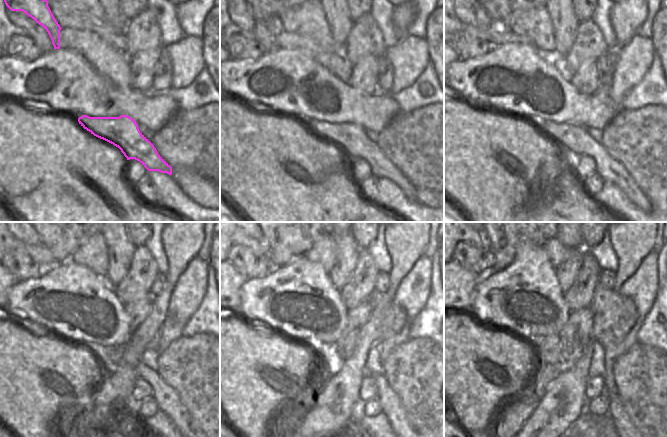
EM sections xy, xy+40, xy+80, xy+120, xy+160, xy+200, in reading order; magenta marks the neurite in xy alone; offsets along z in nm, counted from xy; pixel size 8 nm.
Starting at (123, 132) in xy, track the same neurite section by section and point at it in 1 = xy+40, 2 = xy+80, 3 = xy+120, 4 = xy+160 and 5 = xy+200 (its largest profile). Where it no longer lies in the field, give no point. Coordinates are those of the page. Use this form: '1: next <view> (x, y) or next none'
1: next xy+40 (351, 138)
2: next xy+80 (576, 138)
3: next xy+120 (168, 401)
4: next xy+160 (391, 406)
5: next xy+200 (616, 410)

